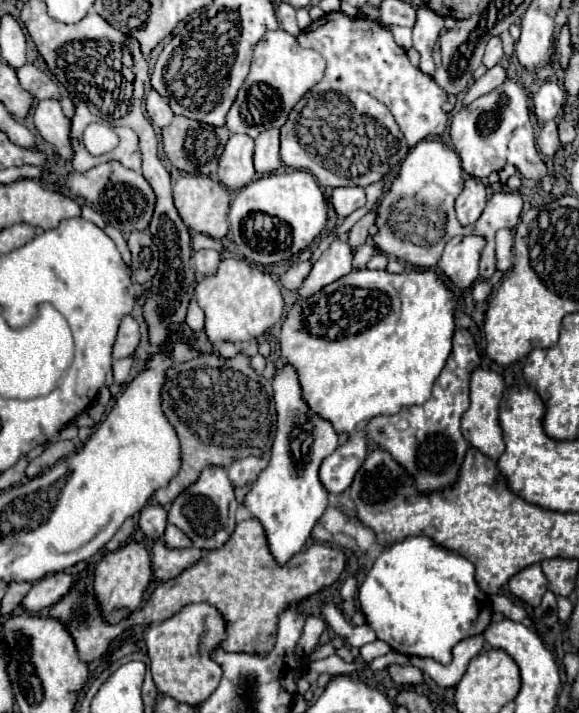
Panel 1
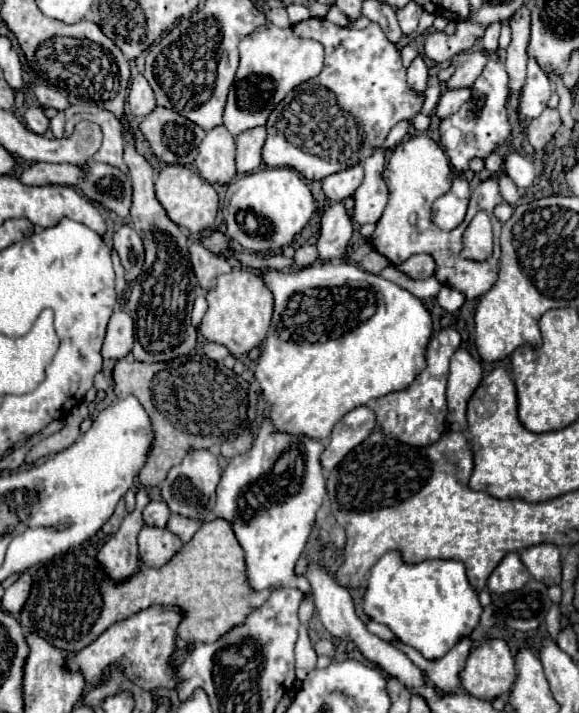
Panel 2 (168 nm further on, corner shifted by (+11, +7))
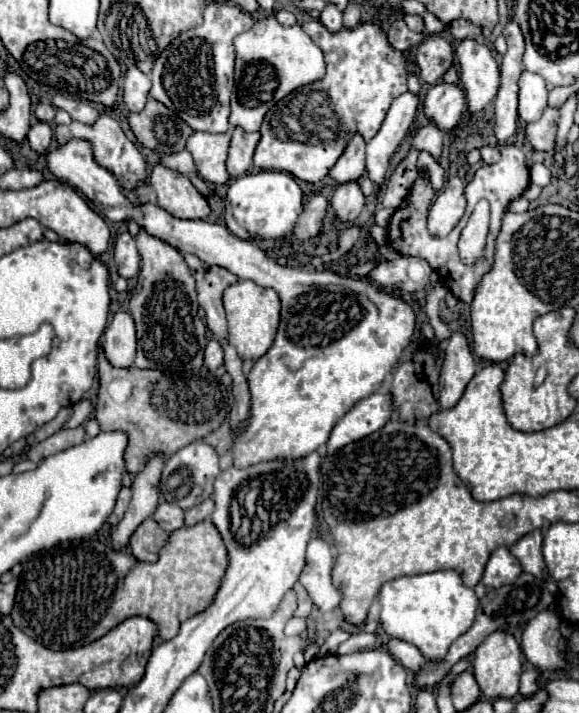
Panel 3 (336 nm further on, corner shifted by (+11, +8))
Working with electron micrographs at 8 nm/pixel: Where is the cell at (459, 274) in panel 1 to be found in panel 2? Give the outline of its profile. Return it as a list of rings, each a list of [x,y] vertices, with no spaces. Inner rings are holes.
[[[413,255],[413,259],[407,259],[405,263],[397,265],[401,271],[409,273],[411,277],[415,279],[427,279],[427,277],[433,277],[435,275],[435,269],[437,269],[437,263],[433,259],[433,255]]]

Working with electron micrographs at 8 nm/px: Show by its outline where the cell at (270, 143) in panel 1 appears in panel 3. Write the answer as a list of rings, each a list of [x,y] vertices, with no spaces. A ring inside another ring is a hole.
[[[235,126],[231,134],[231,144],[229,144],[229,156],[227,156],[227,172],[231,178],[243,176],[245,172],[251,170],[253,162],[253,152],[259,142],[259,132],[247,134],[239,126]]]

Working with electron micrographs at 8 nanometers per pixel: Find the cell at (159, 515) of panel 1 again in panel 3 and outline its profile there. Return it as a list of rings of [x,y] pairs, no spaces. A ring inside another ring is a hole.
[[[161,502],[153,514],[153,520],[167,532],[173,532],[177,528],[183,526],[183,516],[185,512],[177,506],[177,504],[169,504],[169,502]]]

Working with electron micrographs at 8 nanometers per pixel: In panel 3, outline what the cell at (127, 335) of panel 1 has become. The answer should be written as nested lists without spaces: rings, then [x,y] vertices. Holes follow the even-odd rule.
[[[115,312],[105,334],[103,348],[107,360],[117,368],[129,368],[135,360],[137,338],[135,338],[135,322],[129,312]]]

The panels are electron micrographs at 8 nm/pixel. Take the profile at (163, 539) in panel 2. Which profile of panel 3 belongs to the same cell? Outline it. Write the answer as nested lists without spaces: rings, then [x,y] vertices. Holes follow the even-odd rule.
[[[147,518],[131,536],[129,540],[129,548],[131,554],[137,560],[145,560],[145,562],[155,562],[157,560],[157,552],[161,550],[161,546],[167,542],[169,532],[161,530],[161,526],[157,526],[157,522],[153,518]]]

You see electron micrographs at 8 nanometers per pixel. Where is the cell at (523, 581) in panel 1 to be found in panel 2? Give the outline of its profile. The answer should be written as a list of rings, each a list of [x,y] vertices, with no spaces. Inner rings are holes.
[[[509,553],[505,559],[495,567],[495,571],[489,577],[489,589],[493,593],[509,593],[509,591],[519,591],[525,587],[525,583],[531,581],[531,575],[523,561],[519,559],[519,553]]]

